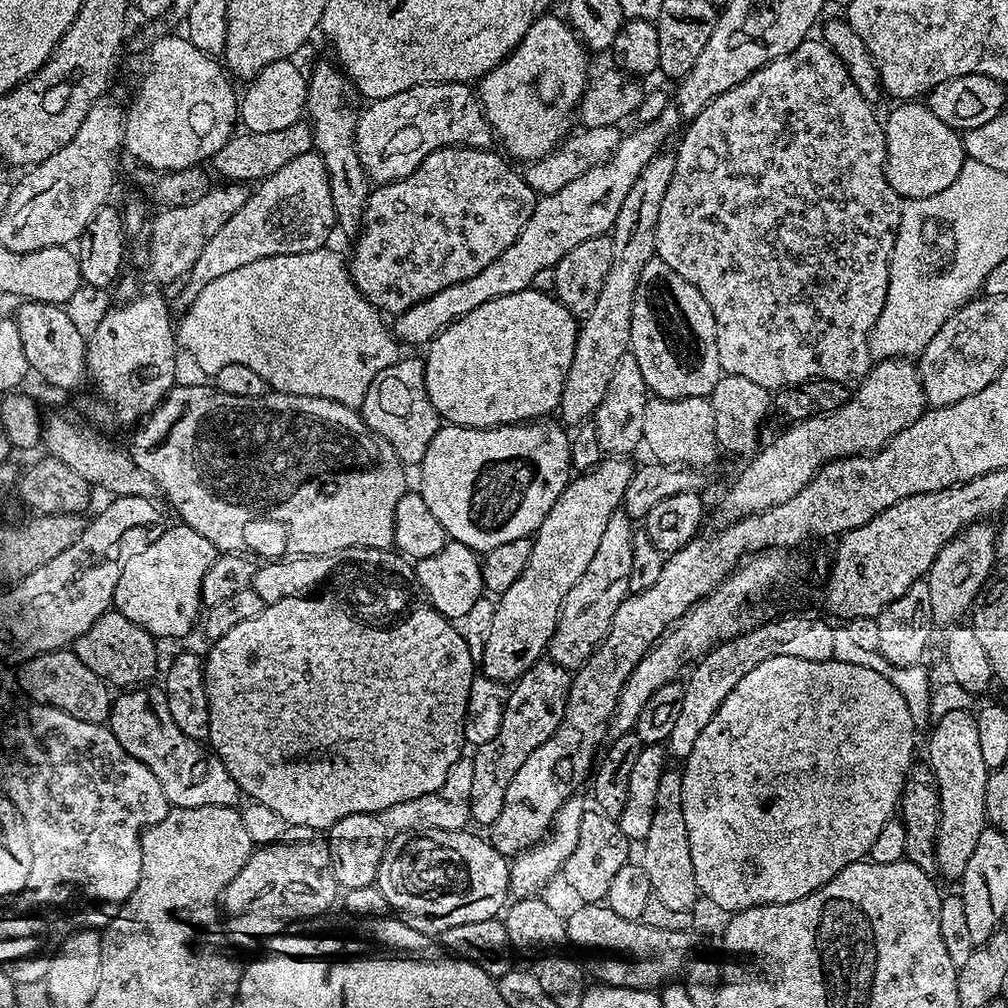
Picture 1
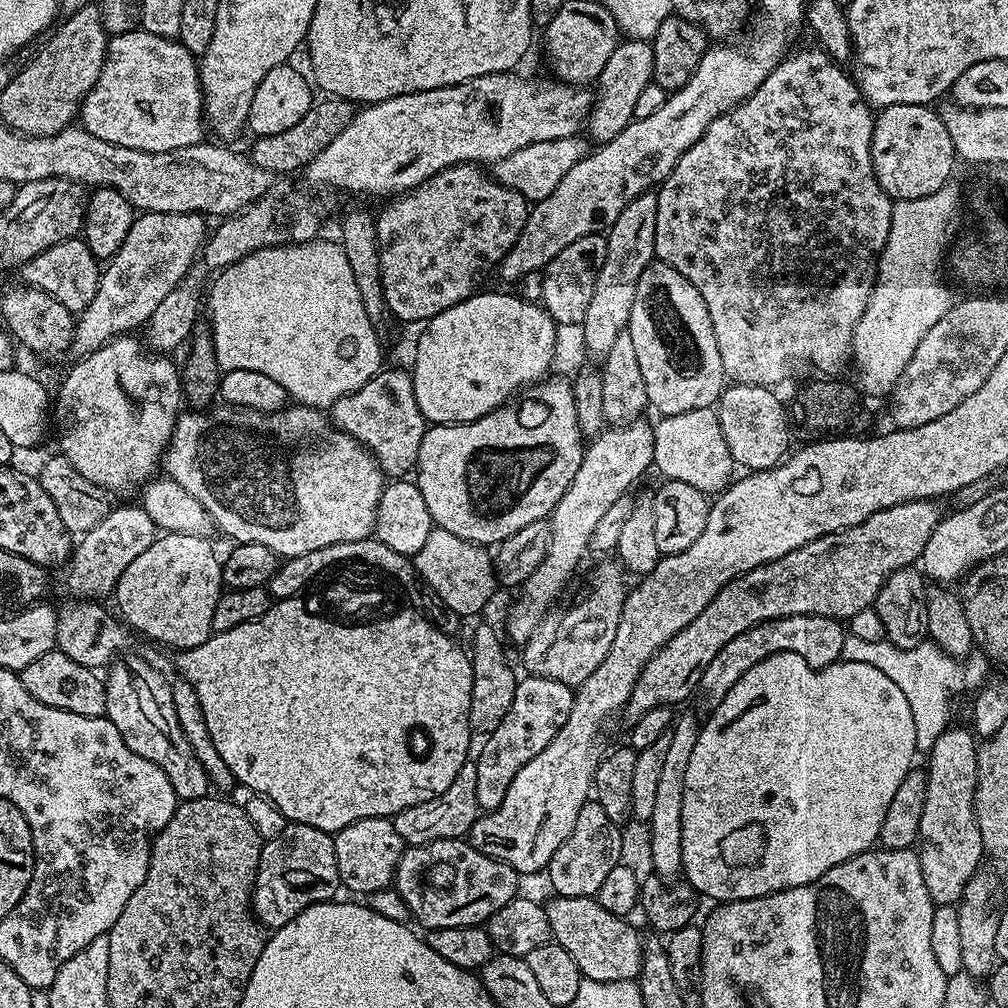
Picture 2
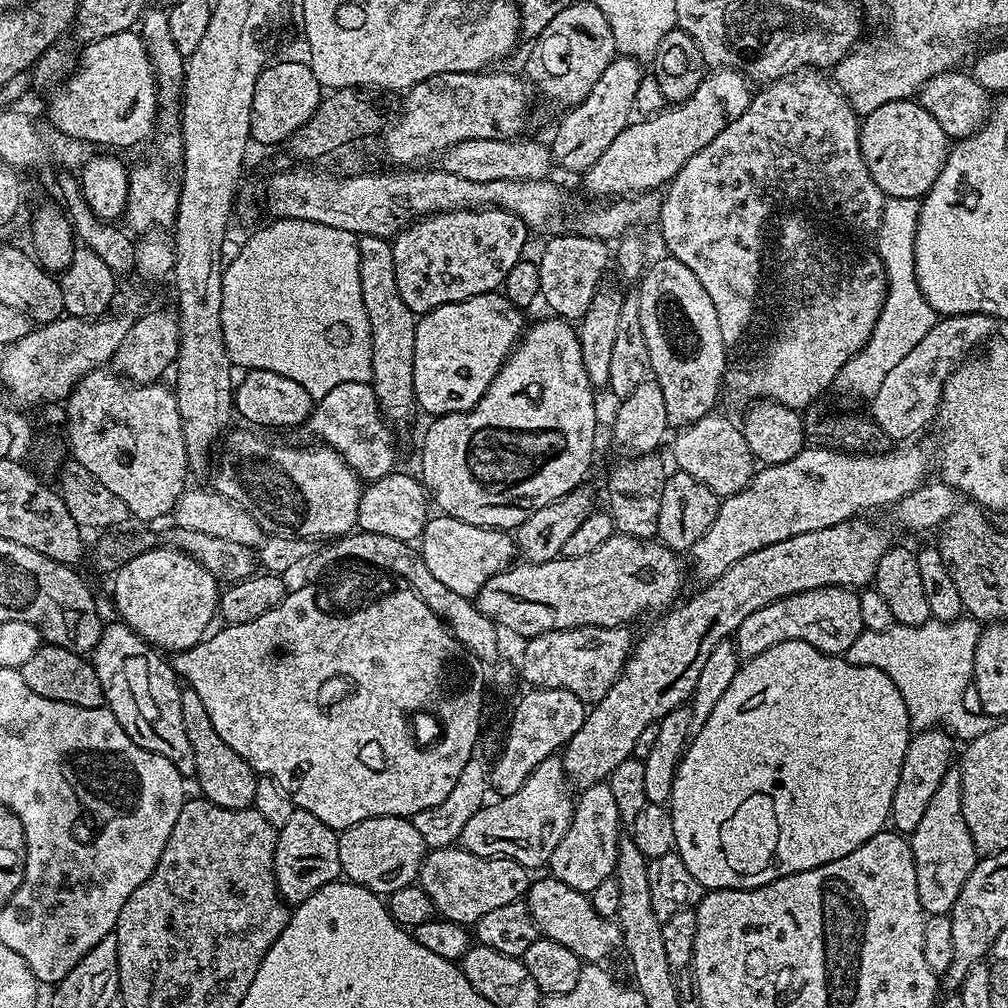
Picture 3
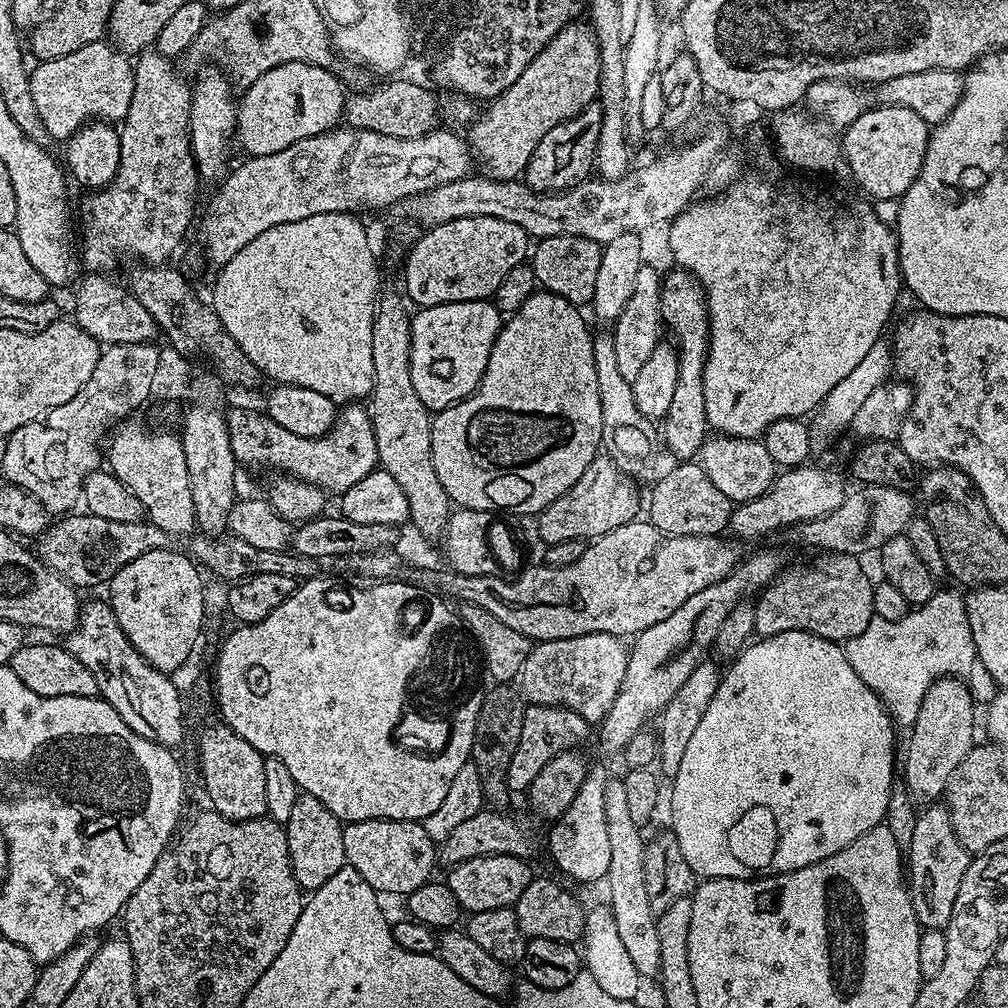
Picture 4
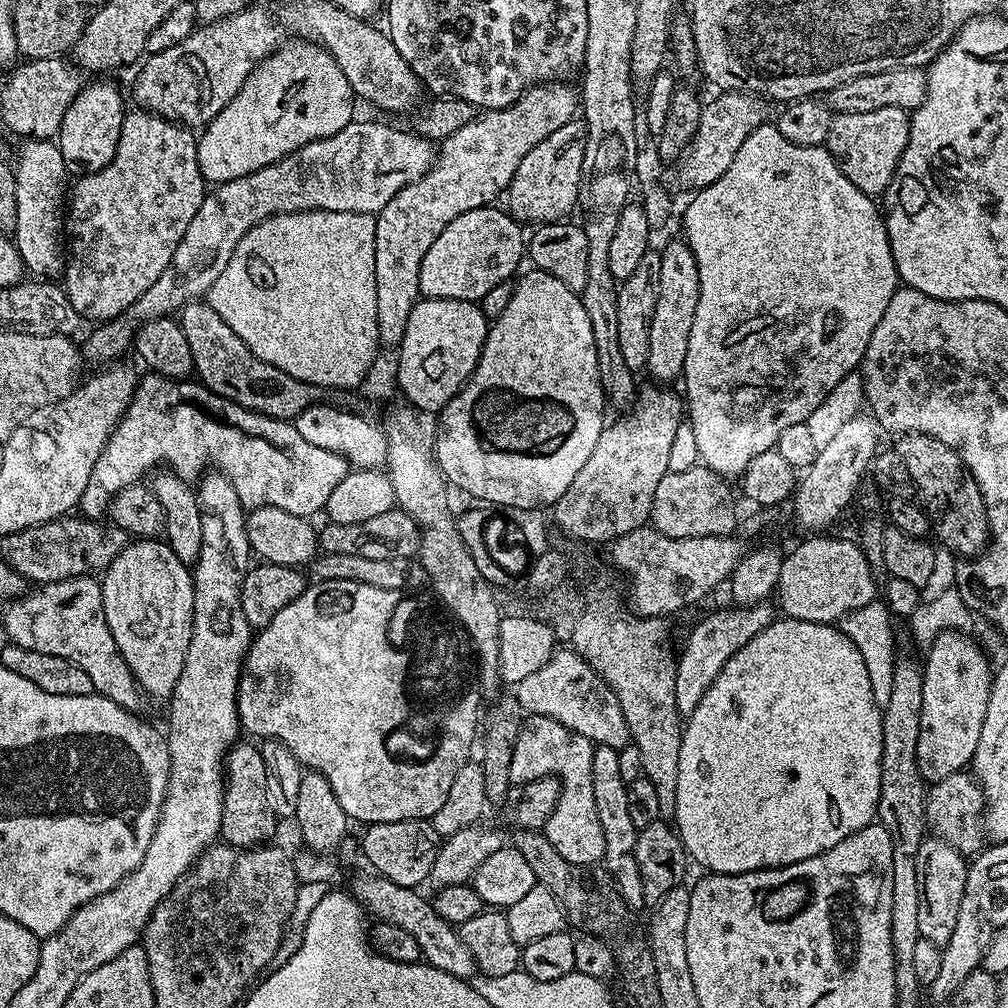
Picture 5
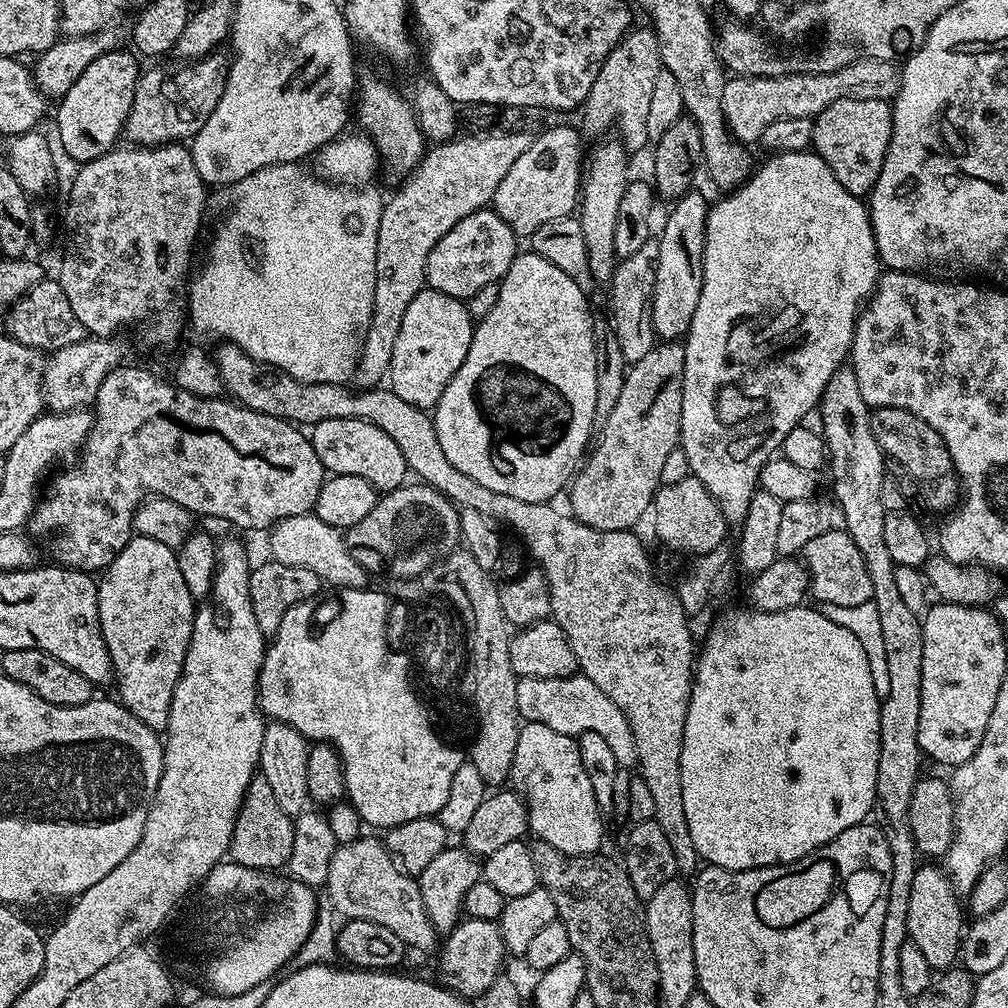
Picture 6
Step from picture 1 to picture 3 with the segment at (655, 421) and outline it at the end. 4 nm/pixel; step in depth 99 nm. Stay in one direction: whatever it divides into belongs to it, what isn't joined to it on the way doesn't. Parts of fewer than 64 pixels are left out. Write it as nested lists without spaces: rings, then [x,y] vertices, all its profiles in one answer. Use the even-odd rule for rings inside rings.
[[[709,414],[698,418],[698,422],[683,425],[672,444],[672,456],[679,471],[698,478],[698,482],[723,498],[733,496],[749,484],[754,475],[754,457],[746,446],[743,431],[737,425],[735,428],[726,417],[716,415]]]

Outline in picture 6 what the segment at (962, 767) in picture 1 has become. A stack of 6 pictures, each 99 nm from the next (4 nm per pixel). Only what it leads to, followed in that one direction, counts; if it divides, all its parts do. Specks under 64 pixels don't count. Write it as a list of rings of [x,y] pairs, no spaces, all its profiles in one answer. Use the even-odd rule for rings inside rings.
[[[917,867],[914,883],[910,886],[908,939],[911,944],[918,946],[918,950],[922,950],[922,954],[926,954],[926,962],[930,962],[934,970],[947,970],[957,963],[966,931],[963,911],[961,897],[952,887],[952,881],[943,867]]]

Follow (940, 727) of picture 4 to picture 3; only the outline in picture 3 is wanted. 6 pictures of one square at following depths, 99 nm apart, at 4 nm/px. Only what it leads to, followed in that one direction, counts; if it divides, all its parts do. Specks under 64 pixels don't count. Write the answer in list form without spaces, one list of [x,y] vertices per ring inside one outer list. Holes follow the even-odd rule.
[[[939,727],[929,728],[927,732],[917,732],[909,740],[906,758],[902,758],[898,786],[894,790],[892,803],[890,824],[895,831],[910,834],[918,826],[918,822],[922,822],[922,814],[926,814],[930,798],[934,798],[938,786],[942,786],[942,778],[946,778],[949,768],[953,767],[952,743],[953,737]]]

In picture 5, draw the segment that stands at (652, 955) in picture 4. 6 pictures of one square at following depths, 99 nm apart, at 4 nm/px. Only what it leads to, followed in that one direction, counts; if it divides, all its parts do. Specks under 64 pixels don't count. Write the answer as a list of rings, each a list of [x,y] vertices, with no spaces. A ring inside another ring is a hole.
[[[600,745],[595,747],[593,759],[594,806],[597,807],[598,822],[601,823],[602,834],[605,835],[606,854],[602,861],[603,867],[607,868],[608,873],[612,875],[614,886],[618,890],[618,894],[622,894],[626,906],[633,910],[639,910],[639,908],[645,907],[642,875],[639,874],[638,861],[635,857],[639,829],[634,826],[634,822],[631,821],[630,810],[627,809],[629,792],[620,773],[619,757],[620,754],[617,749]]]

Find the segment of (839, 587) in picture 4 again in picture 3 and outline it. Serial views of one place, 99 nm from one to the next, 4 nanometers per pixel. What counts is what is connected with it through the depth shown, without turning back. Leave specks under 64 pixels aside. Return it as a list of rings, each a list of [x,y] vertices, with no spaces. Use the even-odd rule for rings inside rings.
[[[819,588],[818,590],[806,590],[793,596],[782,598],[778,602],[770,602],[762,606],[762,610],[754,610],[738,626],[734,634],[736,653],[741,661],[753,660],[762,650],[770,650],[770,646],[778,646],[778,642],[810,642],[819,652],[827,652],[829,656],[844,656],[854,646],[854,638],[858,638],[864,631],[862,614],[858,607],[859,595],[851,588]]]

